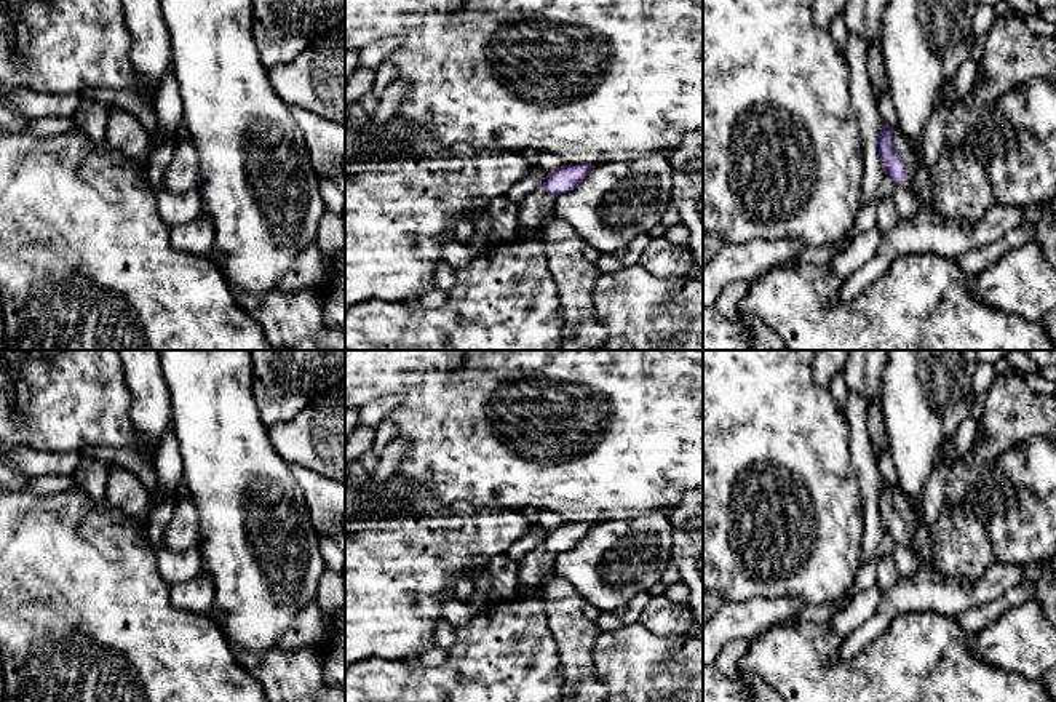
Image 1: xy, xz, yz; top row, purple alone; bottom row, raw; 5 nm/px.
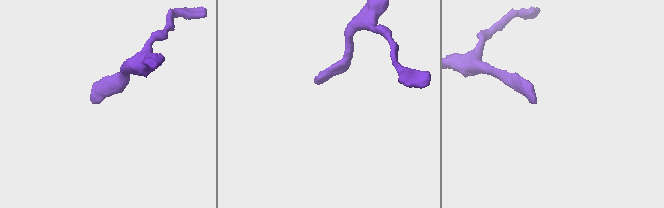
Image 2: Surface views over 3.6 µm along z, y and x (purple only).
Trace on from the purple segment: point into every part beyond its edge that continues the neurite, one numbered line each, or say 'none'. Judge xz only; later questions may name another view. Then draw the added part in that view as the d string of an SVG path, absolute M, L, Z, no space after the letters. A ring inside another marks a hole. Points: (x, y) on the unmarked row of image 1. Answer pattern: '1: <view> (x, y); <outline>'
1: xz (539, 563); M538 545L518 563L518 598L532 598L538 595L543 587L543 580L548 576L554 576L554 558L556 553Z

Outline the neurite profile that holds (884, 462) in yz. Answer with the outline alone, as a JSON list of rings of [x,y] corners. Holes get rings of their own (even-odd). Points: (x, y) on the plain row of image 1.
[[[880,453],[879,456],[875,456],[875,462],[882,480],[888,485],[896,486],[898,485],[896,470],[891,464],[888,453]]]

